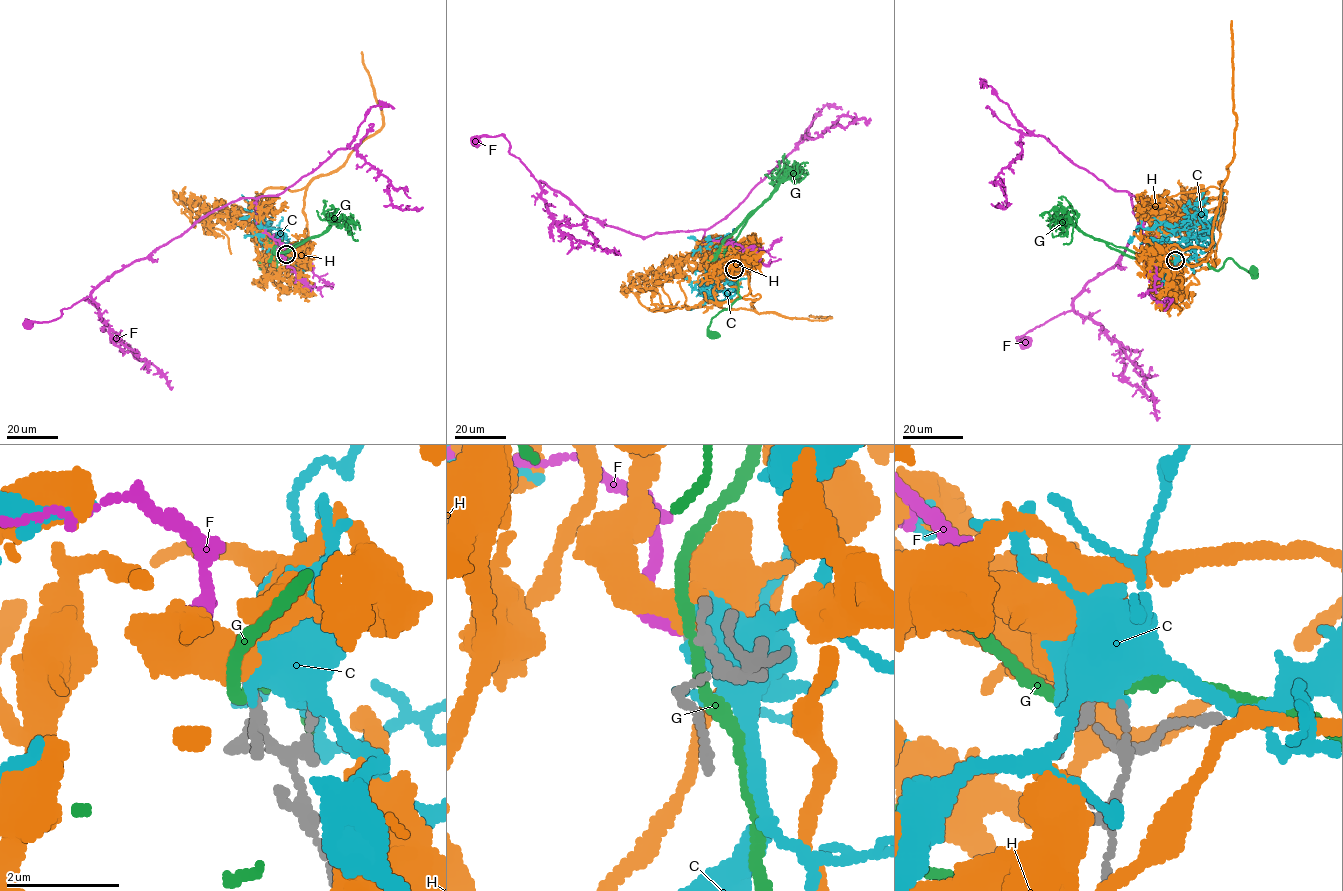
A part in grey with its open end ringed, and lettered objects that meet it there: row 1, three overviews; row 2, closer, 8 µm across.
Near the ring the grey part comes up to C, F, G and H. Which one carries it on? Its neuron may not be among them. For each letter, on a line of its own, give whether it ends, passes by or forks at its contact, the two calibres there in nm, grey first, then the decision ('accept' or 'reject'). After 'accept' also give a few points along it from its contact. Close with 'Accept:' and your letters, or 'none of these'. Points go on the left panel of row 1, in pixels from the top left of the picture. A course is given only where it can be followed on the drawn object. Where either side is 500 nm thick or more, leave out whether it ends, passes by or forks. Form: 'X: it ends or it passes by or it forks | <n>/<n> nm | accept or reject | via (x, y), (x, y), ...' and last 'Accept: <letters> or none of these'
C: 120/800 nm | reject
F: it ends | 110/320 nm | accept | via (286, 254), (257, 217), (256, 199), (239, 198), (125, 266), (54, 320), (27, 323)
G: it passes by | 150/200 nm | reject
H: it passes by | 120/440 nm | reject
Accept: F

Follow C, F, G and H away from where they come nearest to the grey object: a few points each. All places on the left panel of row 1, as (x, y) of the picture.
C: (286, 255), (287, 242), (263, 228), (258, 213), (260, 224), (281, 229), (285, 239)
F: (286, 254), (257, 217), (256, 199), (239, 198), (125, 266), (54, 320), (27, 323)
G: (287, 255), (290, 258), (290, 255), (292, 260), (283, 262), (266, 253), (260, 261), (265, 264)
H: (286, 255), (283, 249), (290, 254), (308, 233), (303, 208), (309, 183), (336, 171), (382, 125), (361, 51)

